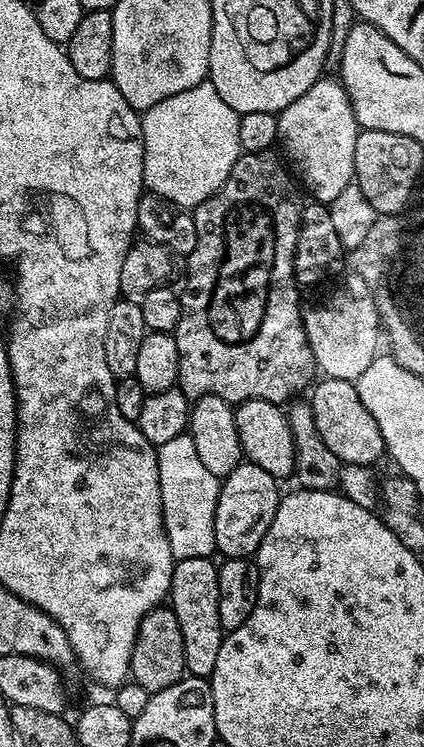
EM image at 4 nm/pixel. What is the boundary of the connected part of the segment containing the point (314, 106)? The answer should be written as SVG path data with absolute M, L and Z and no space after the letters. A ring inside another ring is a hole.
M336 78L318 79L302 98L290 102L286 110L279 112L278 117L278 144L284 147L286 160L288 155L291 171L298 180L300 175L299 183L302 188L304 183L315 203L330 206L346 186L354 183L354 145L362 131L344 85Z

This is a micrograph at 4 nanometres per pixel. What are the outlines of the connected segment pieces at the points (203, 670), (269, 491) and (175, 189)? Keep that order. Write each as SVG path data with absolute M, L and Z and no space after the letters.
M186 558L172 565L172 591L170 607L182 626L184 666L187 675L211 677L214 662L218 662L218 650L226 635L218 618L218 574L217 561L212 558Z
M241 462L237 468L220 481L218 506L214 510L214 538L216 539L216 552L221 557L230 560L246 560L255 557L262 538L266 538L266 530L270 530L270 522L274 522L274 514L280 505L282 489L279 488L277 477L266 474L262 466L254 466Z
M210 82L190 86L182 94L170 94L158 106L142 113L140 125L144 135L144 186L151 195L161 196L180 208L195 210L206 198L210 198L226 182L234 162L242 155L238 140L241 113L234 111Z

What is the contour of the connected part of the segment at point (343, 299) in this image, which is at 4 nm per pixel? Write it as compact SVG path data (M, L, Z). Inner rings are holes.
M351 273L328 300L303 311L303 324L316 367L327 379L355 382L373 362L378 348L381 322L375 293Z

